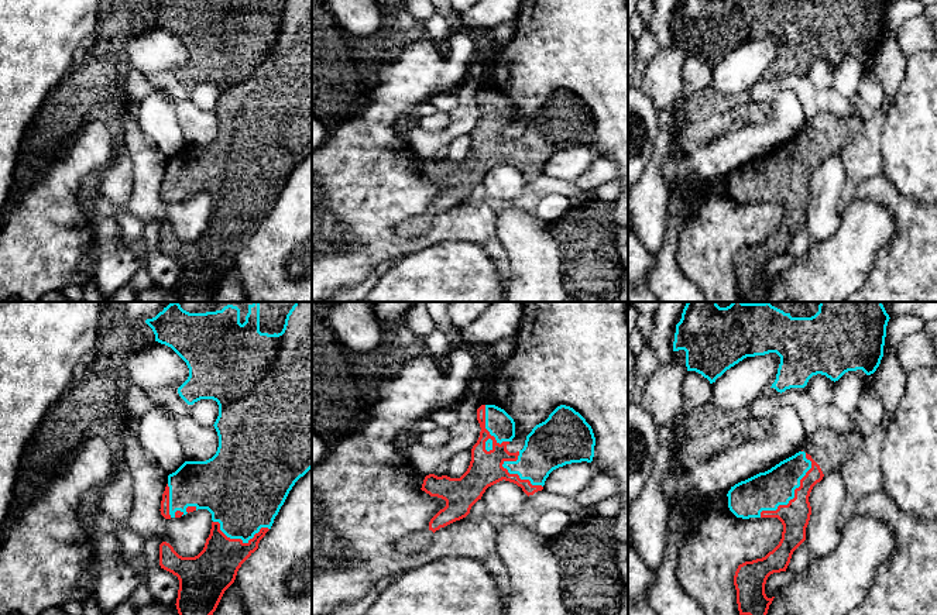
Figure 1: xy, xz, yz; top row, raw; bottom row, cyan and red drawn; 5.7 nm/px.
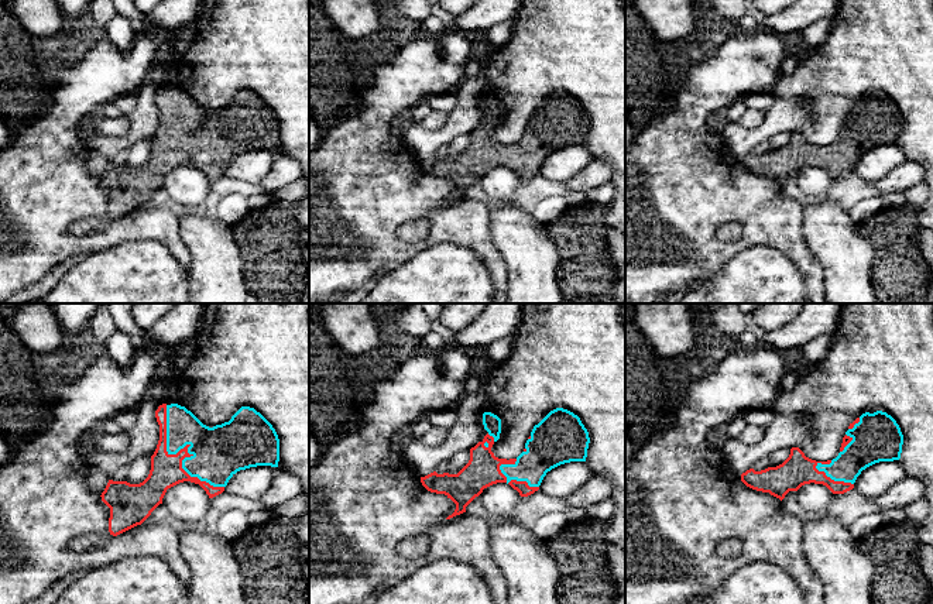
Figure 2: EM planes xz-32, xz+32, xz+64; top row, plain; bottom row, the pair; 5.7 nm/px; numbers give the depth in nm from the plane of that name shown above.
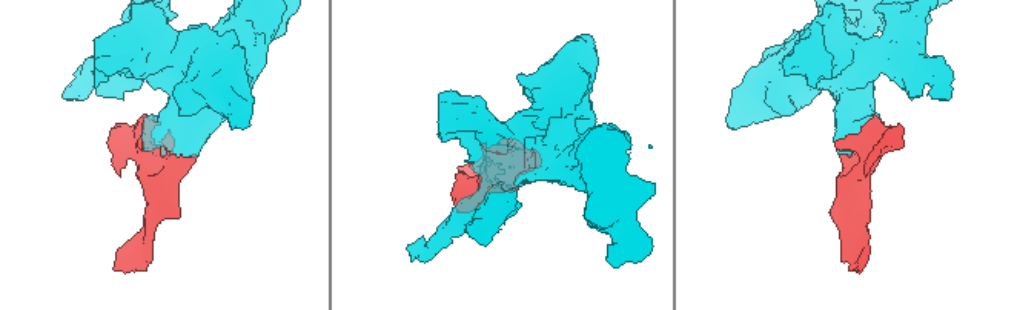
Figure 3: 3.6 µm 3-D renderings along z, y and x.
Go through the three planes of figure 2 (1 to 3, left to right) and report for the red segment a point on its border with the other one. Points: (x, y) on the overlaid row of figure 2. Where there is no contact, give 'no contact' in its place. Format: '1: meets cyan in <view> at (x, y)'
1: meets cyan in xz-32 at (185, 445)
2: meets cyan in xz+32 at (515, 479)
3: meets cyan in xz+64 at (833, 479)

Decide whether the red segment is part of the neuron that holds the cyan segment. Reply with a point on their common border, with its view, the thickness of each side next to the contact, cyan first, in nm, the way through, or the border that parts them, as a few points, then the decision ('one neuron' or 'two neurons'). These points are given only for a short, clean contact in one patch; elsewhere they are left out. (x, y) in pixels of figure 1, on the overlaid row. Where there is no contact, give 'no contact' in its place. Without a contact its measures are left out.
yz (793, 494) | 220/170 nm | one neuron

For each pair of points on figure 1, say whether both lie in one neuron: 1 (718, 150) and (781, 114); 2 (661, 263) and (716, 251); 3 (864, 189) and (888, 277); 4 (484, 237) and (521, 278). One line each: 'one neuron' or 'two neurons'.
1: one neuron
2: two neurons
3: one neuron
4: two neurons

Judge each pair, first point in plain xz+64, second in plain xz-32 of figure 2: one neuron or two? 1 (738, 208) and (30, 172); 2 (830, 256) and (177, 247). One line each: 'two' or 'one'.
1: one
2: two

